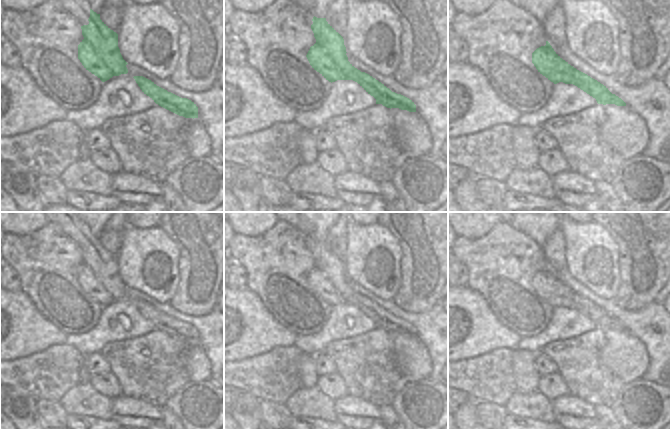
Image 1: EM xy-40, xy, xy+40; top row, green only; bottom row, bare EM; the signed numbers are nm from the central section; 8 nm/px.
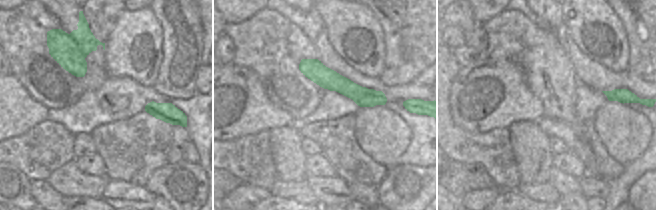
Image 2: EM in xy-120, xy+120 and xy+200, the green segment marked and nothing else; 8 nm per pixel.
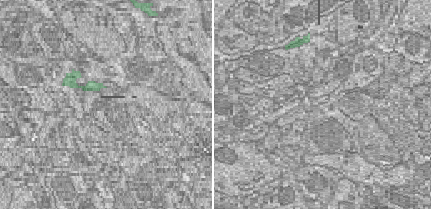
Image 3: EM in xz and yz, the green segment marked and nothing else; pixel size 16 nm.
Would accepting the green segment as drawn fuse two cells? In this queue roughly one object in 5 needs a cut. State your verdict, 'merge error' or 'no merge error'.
merge error

